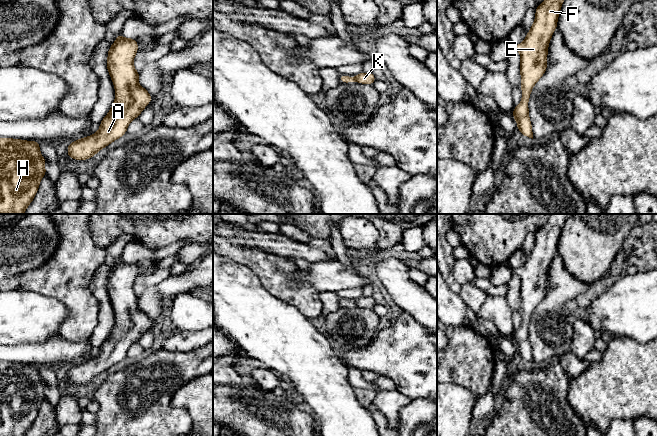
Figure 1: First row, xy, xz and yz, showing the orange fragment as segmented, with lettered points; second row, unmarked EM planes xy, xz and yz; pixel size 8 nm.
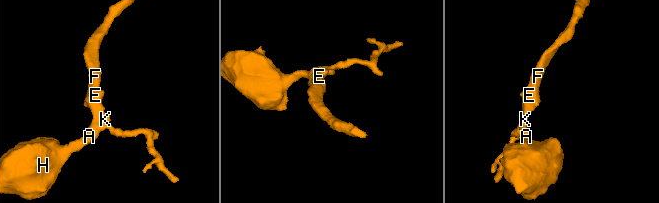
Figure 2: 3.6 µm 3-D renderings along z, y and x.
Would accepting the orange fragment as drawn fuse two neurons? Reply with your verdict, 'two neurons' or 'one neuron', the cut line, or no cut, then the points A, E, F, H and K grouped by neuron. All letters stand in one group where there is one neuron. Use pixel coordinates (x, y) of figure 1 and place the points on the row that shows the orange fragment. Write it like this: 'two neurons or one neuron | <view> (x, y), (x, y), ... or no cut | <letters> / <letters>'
one neuron | no cut | A E F H K

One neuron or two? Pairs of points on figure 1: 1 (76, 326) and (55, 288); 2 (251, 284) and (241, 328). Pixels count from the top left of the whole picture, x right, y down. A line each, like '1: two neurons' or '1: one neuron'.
1: one neuron
2: one neuron

